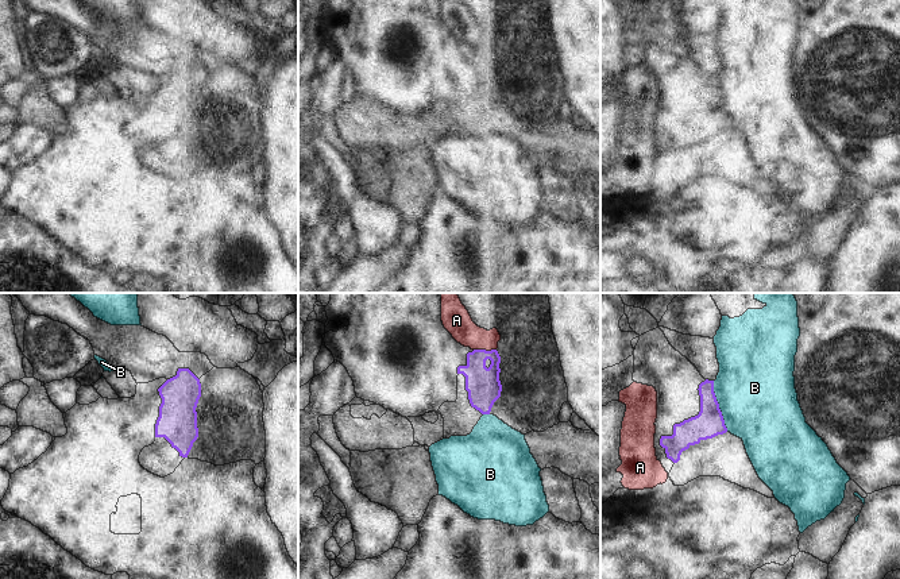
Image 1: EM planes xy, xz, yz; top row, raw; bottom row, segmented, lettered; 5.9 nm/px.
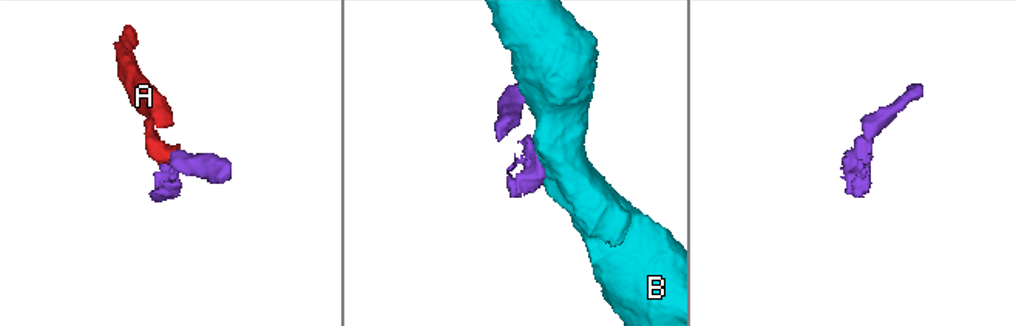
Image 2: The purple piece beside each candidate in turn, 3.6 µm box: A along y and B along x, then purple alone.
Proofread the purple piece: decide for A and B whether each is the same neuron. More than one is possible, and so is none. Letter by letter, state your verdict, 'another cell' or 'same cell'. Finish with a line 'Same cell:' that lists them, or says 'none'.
A: same cell
B: another cell
Same cell: A

